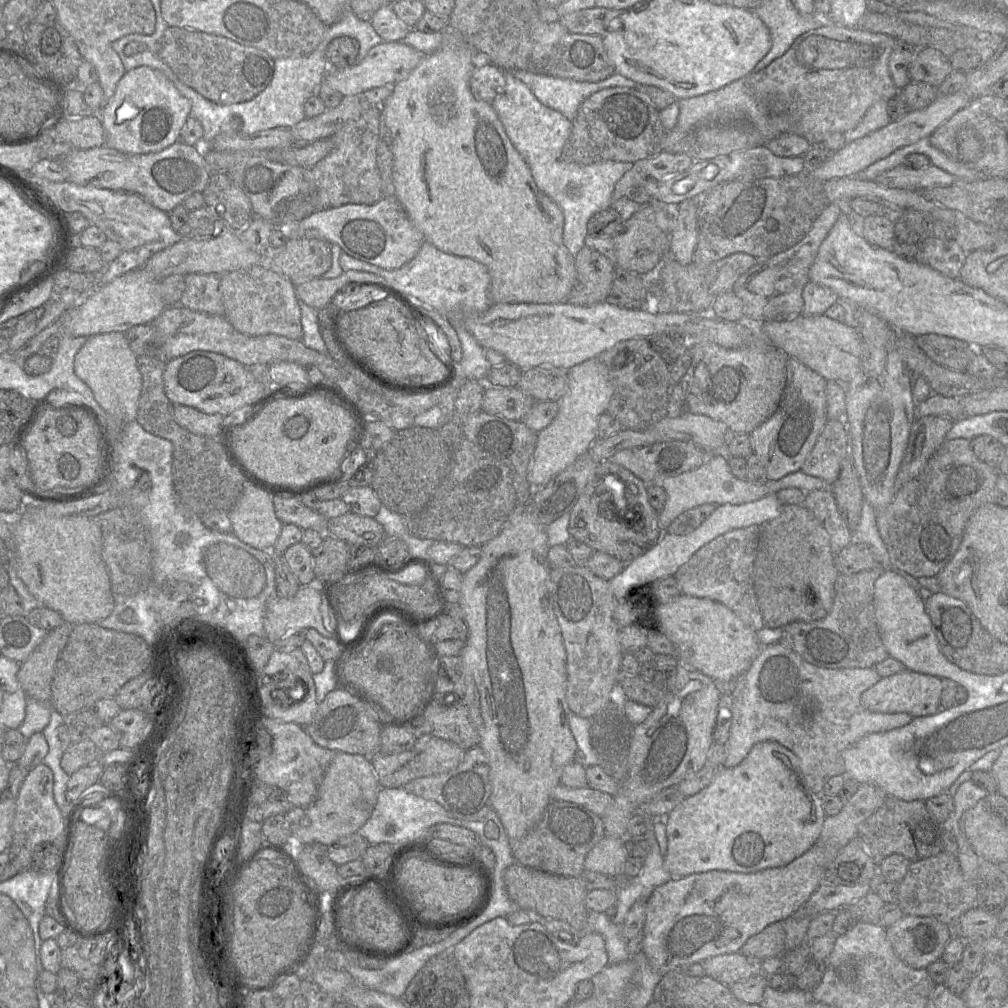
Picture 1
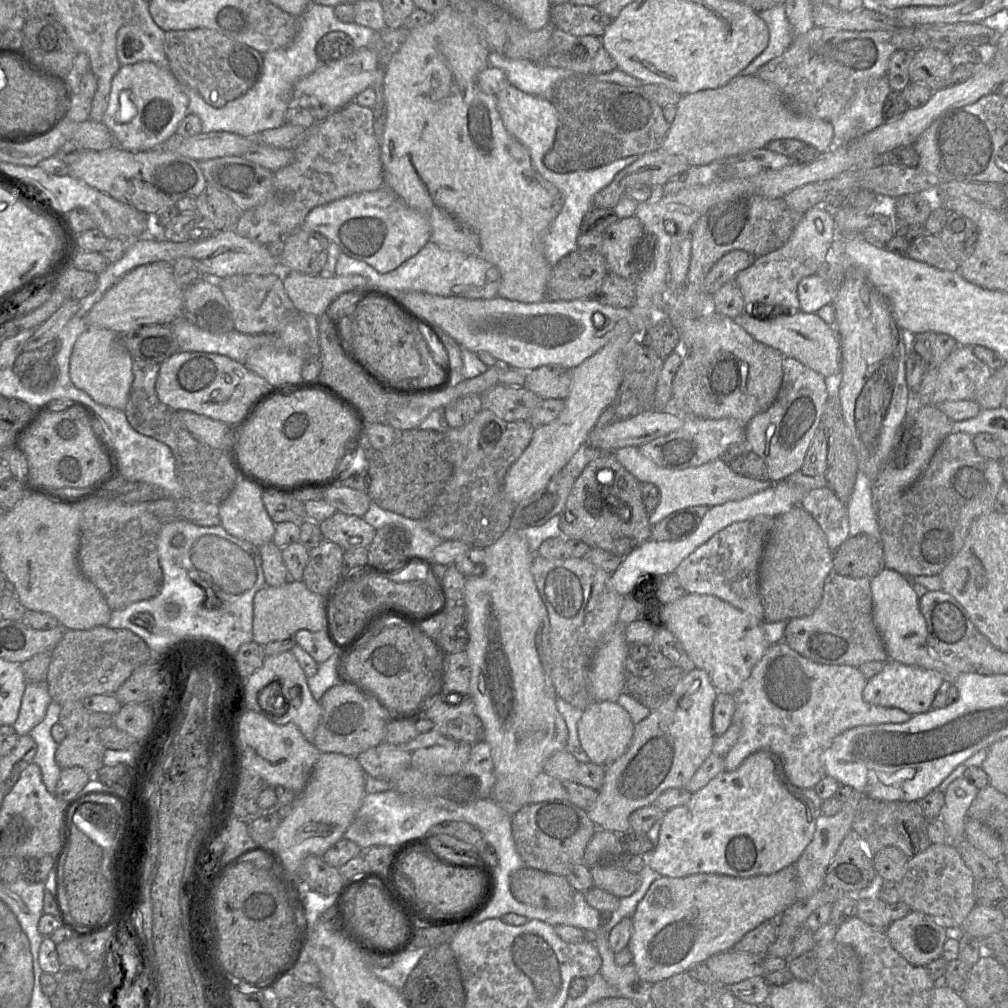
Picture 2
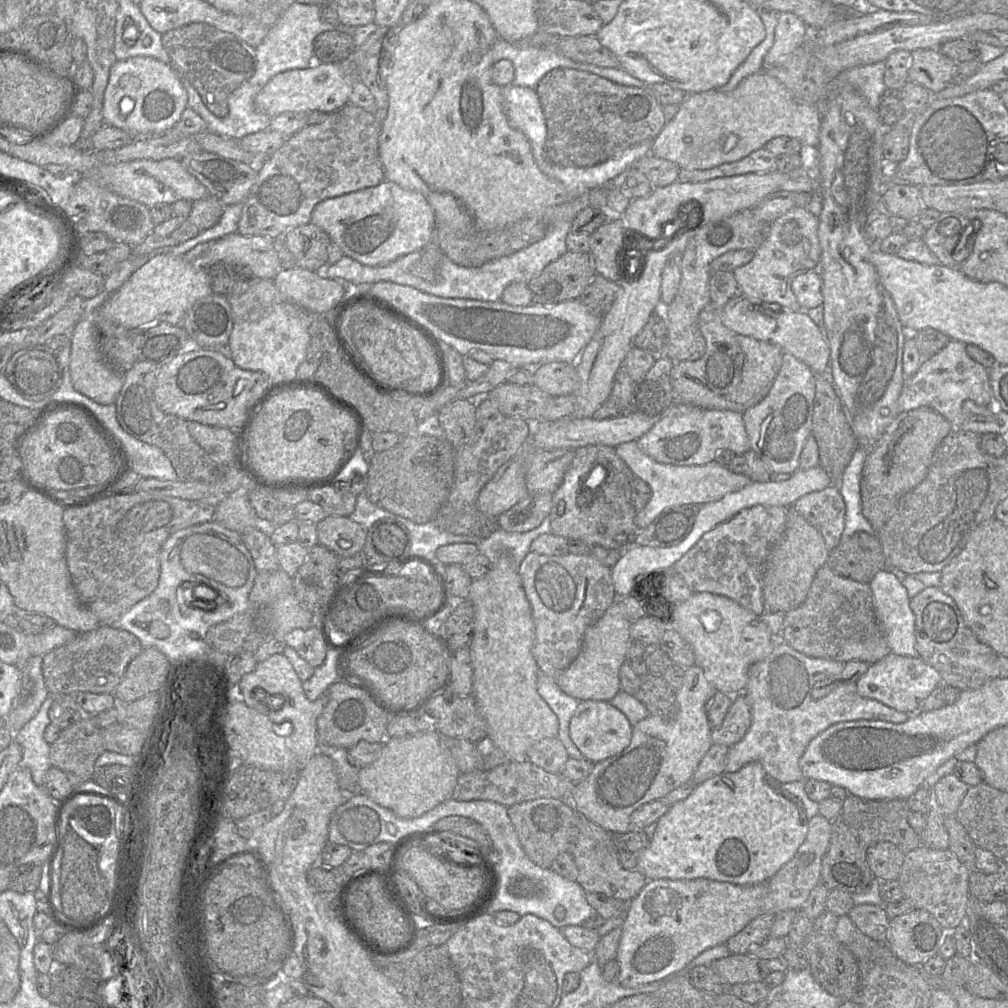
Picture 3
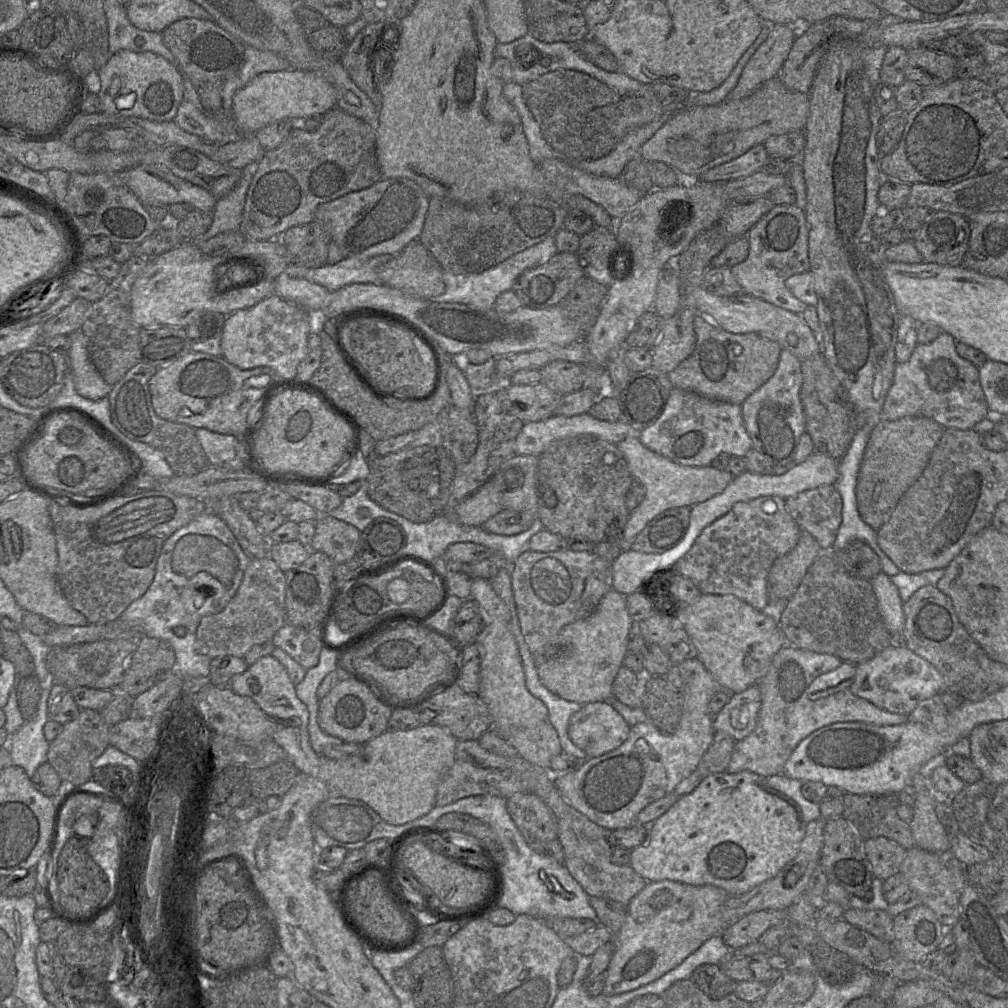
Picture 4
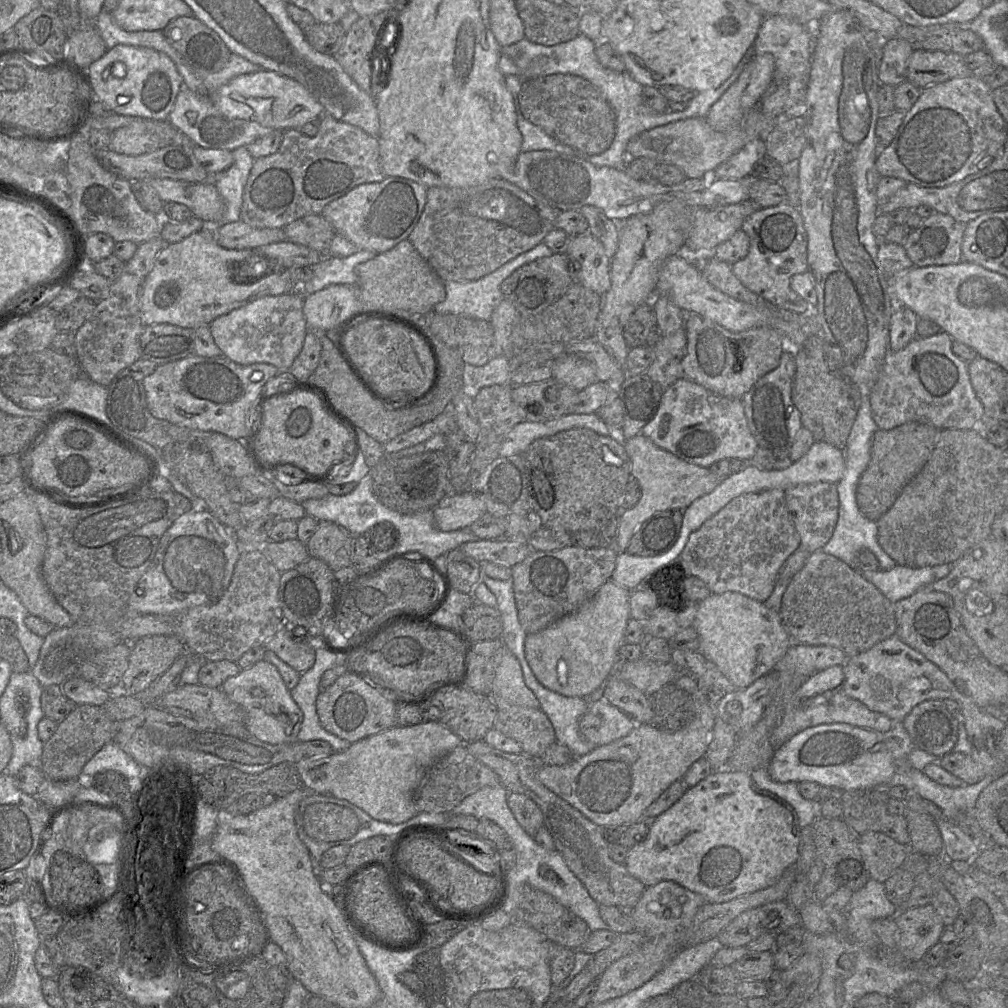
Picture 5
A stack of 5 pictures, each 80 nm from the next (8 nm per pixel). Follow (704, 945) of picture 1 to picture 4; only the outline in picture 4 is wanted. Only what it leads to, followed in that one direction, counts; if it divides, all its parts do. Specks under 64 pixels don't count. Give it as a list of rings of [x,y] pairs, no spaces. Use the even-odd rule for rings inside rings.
[[[648,882],[629,902],[626,920],[613,937],[614,953],[601,994],[617,995],[653,982],[678,966],[707,939],[721,935],[724,930],[720,909],[728,897],[724,889],[714,885]]]

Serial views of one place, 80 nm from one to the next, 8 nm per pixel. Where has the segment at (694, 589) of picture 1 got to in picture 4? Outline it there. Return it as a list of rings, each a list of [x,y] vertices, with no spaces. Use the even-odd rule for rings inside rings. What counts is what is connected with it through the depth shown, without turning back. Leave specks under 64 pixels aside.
[[[762,496],[735,503],[731,510],[707,526],[691,549],[674,566],[677,573],[689,578],[702,594],[734,595],[753,608],[762,611],[769,603],[767,578],[774,561],[790,552],[797,544],[801,530],[786,509],[785,499]]]

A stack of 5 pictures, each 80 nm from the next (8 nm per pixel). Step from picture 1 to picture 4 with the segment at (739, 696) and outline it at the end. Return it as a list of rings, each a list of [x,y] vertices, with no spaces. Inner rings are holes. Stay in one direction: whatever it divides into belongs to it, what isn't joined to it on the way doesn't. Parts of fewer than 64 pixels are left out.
[[[786,643],[775,654],[768,672],[757,683],[761,693],[761,706],[757,724],[755,729],[747,737],[736,741],[726,771],[738,773],[743,770],[749,770],[764,777],[782,774],[786,761],[799,742],[812,732],[833,723],[857,721],[879,726],[891,726],[900,725],[908,721],[908,715],[892,713],[882,709],[870,701],[853,694],[849,688],[827,697],[811,700],[807,695],[807,689],[812,681],[819,675],[836,669],[842,663],[843,661],[834,655],[816,653]]]

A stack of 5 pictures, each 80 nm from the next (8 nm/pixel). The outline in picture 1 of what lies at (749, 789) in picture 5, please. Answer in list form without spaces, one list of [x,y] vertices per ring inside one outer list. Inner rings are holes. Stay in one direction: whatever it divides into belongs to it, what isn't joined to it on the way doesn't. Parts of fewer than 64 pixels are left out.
[[[758,742],[751,748],[747,756],[738,765],[731,768],[720,767],[709,785],[698,793],[686,797],[668,814],[666,825],[667,852],[664,855],[664,867],[670,872],[673,878],[682,878],[691,874],[707,872],[710,870],[752,873],[766,868],[784,866],[801,856],[815,844],[821,833],[826,816],[822,805],[821,795],[812,792],[805,783],[799,758],[792,751],[777,742]]]

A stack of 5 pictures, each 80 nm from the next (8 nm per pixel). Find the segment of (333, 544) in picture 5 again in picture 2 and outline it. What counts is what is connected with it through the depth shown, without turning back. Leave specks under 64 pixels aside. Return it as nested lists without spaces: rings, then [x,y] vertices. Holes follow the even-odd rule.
[[[338,511],[318,523],[318,527],[323,539],[339,545],[344,551],[368,548],[376,533],[362,517]]]

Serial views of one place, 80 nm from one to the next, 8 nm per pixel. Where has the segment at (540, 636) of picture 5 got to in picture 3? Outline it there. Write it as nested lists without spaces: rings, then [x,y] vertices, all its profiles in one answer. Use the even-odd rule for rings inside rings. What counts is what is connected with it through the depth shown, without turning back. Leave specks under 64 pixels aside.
[[[617,599],[585,632],[576,659],[555,678],[556,684],[567,695],[579,701],[609,702],[620,690],[620,668],[627,660],[627,643],[631,622],[621,612]]]

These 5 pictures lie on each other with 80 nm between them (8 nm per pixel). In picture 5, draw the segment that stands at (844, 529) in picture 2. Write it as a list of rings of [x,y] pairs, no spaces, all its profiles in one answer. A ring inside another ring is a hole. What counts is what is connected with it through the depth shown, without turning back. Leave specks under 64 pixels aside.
[[[828,482],[798,484],[784,490],[785,503],[800,536],[801,549],[810,553],[821,551],[831,539],[839,516],[837,485]]]

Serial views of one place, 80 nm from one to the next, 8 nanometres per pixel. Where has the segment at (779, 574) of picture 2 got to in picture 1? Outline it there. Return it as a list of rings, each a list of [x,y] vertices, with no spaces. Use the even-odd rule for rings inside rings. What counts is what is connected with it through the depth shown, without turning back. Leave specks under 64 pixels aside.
[[[783,505],[778,517],[761,526],[753,569],[753,584],[764,627],[783,628],[793,622],[813,622],[824,618],[832,608],[834,584],[840,575],[834,566],[833,558],[828,533],[804,506]]]

